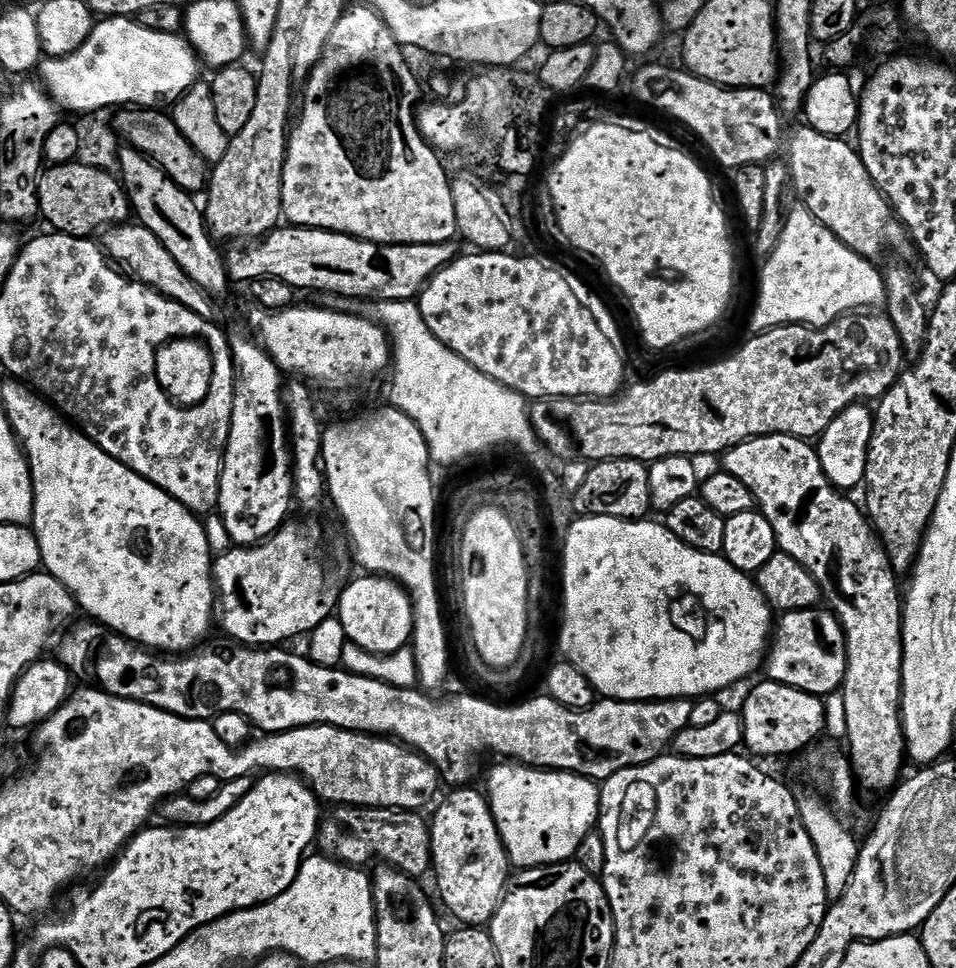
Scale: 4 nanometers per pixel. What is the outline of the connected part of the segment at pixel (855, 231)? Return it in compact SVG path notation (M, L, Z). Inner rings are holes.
M801 126L793 134L786 163L792 171L795 199L859 256L877 258L884 248L900 252L909 247L910 237L887 198L880 193L880 187L870 178L859 151L848 142L839 136L818 134L818 130L807 126Z

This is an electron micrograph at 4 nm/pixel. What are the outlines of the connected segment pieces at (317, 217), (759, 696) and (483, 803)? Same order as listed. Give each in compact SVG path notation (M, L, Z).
M363 6L349 7L344 16L334 26L334 34L322 50L318 66L307 78L304 88L304 105L299 105L300 121L295 121L288 137L288 153L284 159L284 177L282 178L282 216L289 225L298 228L321 228L327 232L341 232L347 236L356 236L360 240L369 240L375 244L446 244L457 235L454 218L454 198L452 197L452 180L444 169L445 161L435 148L424 139L420 126L416 123L416 111L420 84L408 65L405 49L394 38L390 26L372 8Z
M767 678L761 680L761 684L744 700L743 747L749 748L747 751L753 757L792 756L795 752L810 747L824 732L825 701L794 686L779 684Z
M460 786L452 792L444 801L439 801L440 809L436 817L431 817L432 825L432 868L434 876L436 872L436 884L440 887L440 896L444 904L460 919L464 926L488 926L491 925L498 906L504 901L504 893L510 887L510 861L508 851L500 837L500 830L496 825L496 819L492 813L492 806L488 802L487 795L480 792L476 786Z

